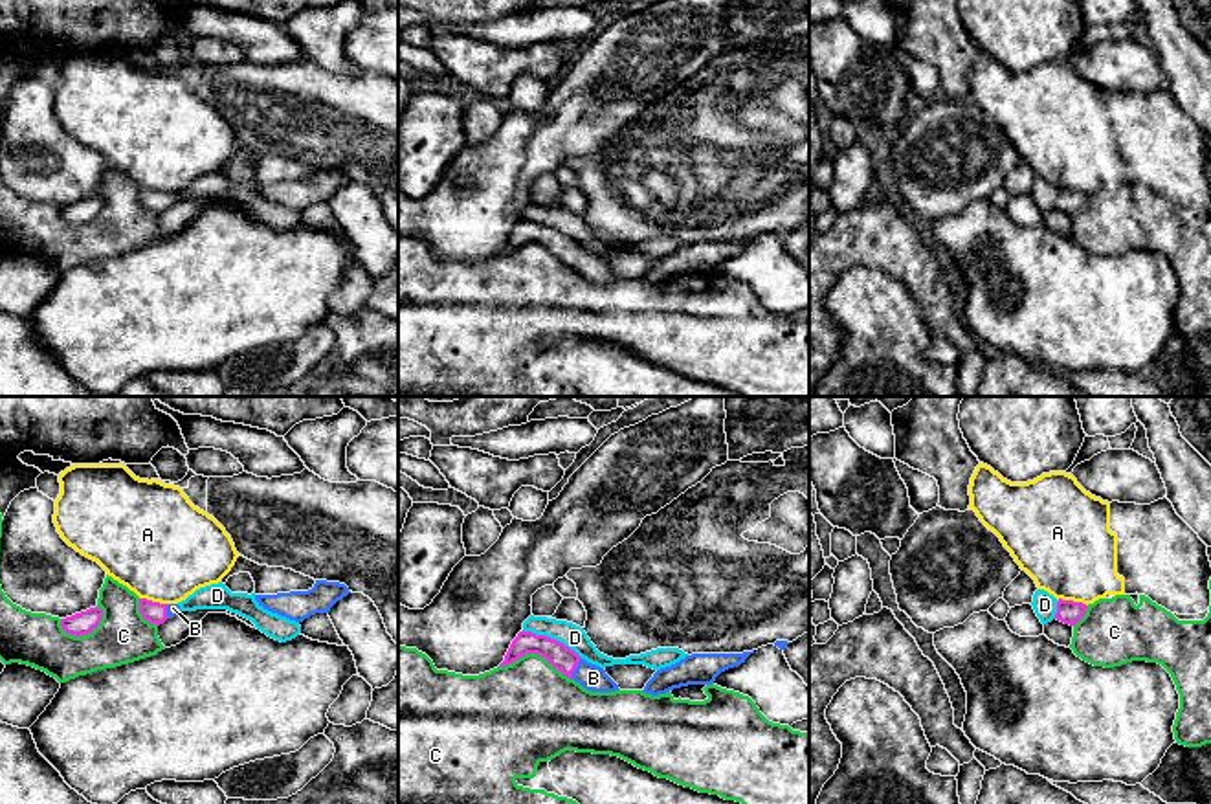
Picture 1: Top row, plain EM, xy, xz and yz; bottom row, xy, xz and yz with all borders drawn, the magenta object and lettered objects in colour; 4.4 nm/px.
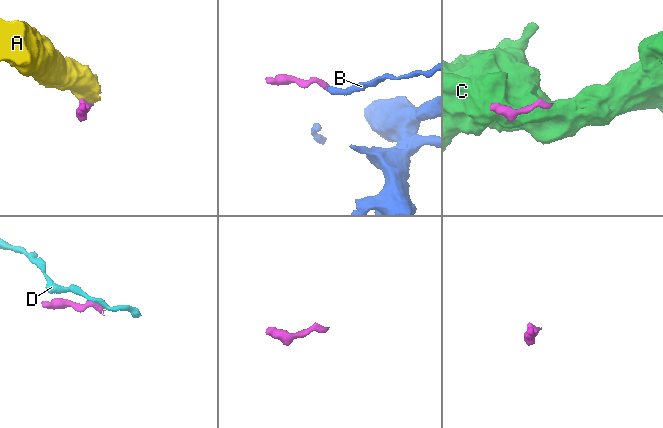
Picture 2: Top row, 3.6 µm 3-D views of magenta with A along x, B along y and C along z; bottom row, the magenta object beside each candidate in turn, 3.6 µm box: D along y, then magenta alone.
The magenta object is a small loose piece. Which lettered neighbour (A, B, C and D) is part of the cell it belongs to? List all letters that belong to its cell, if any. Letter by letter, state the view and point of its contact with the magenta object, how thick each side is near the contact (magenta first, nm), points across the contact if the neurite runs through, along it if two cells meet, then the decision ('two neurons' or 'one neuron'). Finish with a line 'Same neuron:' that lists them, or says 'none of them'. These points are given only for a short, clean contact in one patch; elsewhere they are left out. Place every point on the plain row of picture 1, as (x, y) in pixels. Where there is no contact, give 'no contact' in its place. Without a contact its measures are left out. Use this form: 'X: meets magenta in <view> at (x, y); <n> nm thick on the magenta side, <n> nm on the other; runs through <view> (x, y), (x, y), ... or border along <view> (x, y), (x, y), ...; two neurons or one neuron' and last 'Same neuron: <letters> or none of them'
A: meets magenta in yz at (1072, 189); 110 nm thick on the magenta side, 420 nm on the other; border along yz (1057, 188), (1081, 189), (1087, 195); two neurons
B: meets magenta in xz at (575, 257); 110 nm thick on the magenta side, 120 nm on the other; runs through xz (562, 246), (575, 257), (593, 267); one neuron
C: meets magenta in xz at (536, 241); 110 nm thick on the magenta side, 420 nm on the other; two neurons
D: meets magenta in xz at (553, 228); 110 nm thick on the magenta side, 100 nm on the other; border along xz (523, 217), (555, 226), (582, 246); two neurons
Same neuron: B

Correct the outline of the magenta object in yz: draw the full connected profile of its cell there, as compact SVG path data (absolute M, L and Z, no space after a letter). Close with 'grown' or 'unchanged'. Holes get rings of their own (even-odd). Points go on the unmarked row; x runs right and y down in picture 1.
M1059 187L1055 207L1064 213L1075 215L1086 204L1086 198L1088 195L1083 191Z; unchanged

